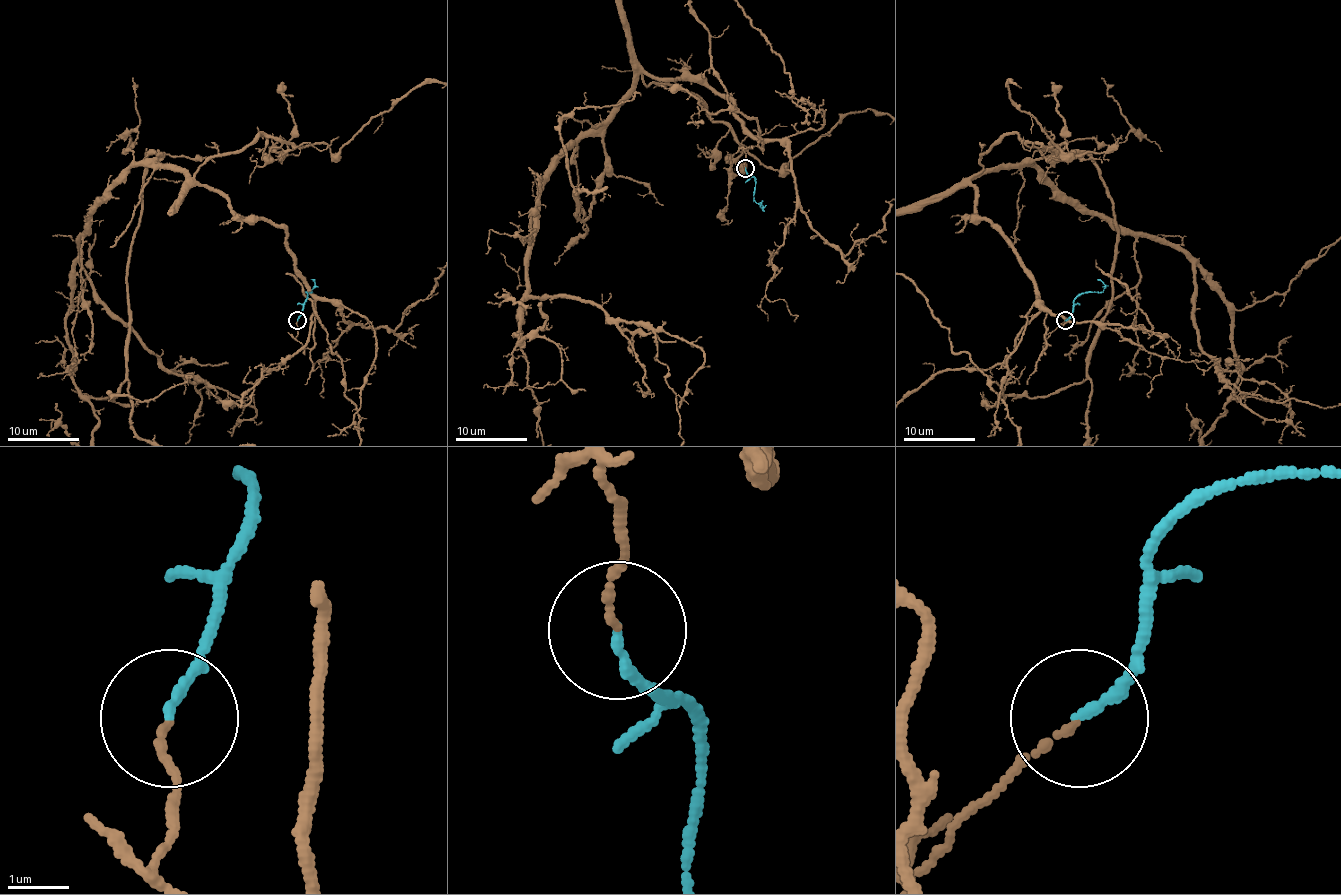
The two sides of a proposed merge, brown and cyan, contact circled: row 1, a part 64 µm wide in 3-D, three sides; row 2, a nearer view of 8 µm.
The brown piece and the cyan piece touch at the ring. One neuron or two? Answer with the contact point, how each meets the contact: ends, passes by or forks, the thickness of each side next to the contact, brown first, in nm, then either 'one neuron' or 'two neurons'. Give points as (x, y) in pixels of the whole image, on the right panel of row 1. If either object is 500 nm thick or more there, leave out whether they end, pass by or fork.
(1065, 320) | brown ends | cyan ends | 110/170 nm | two neurons

